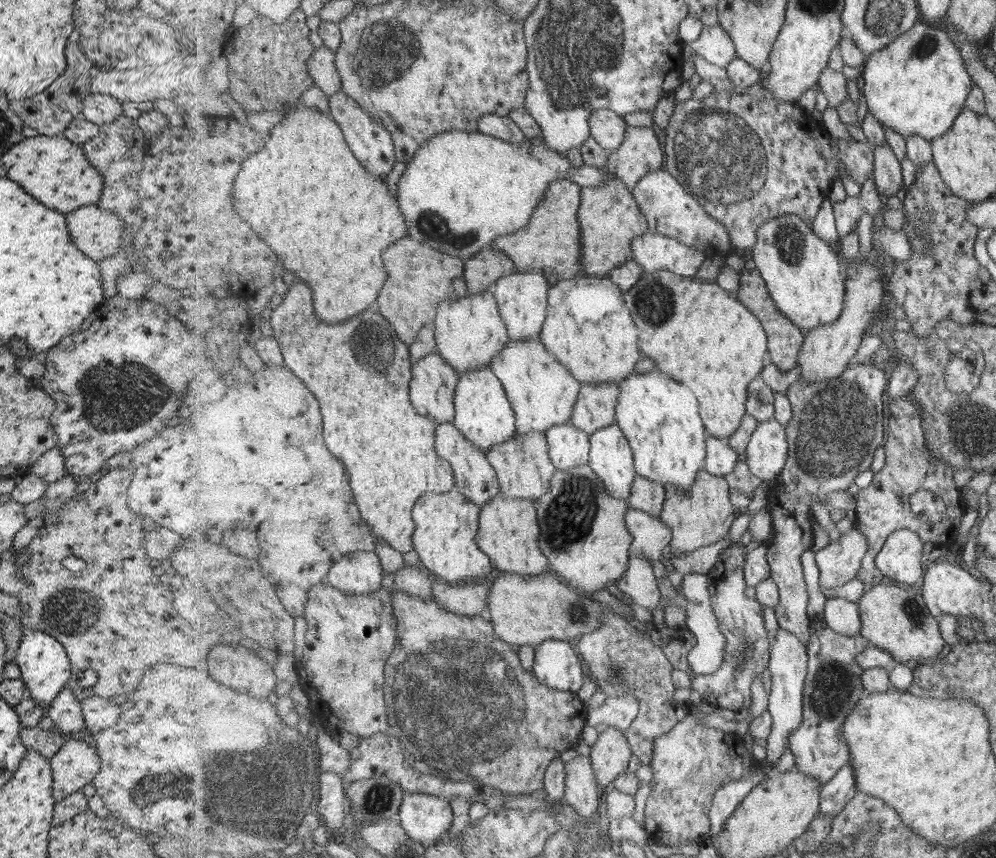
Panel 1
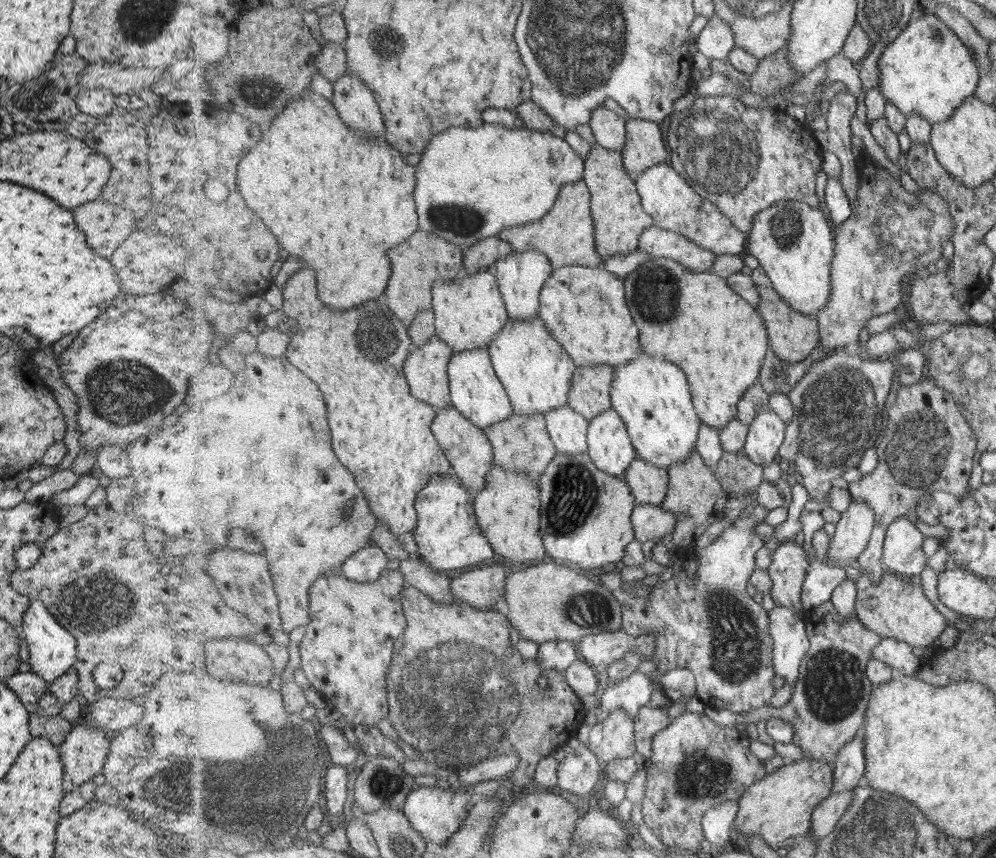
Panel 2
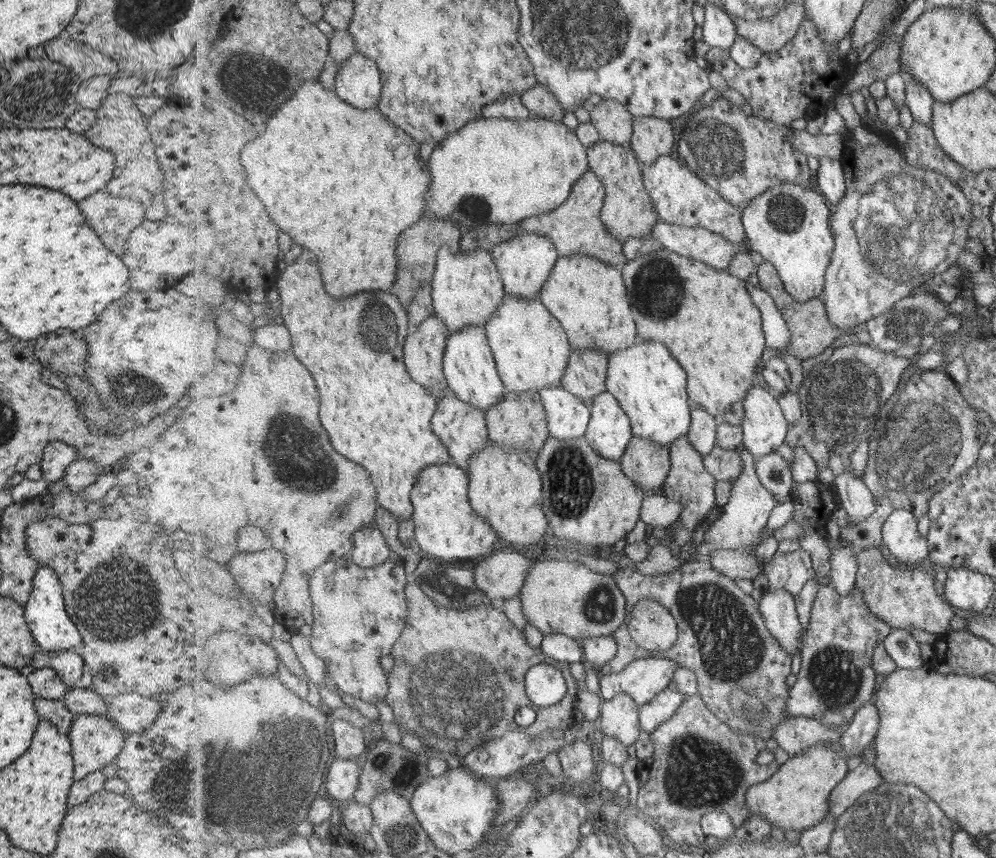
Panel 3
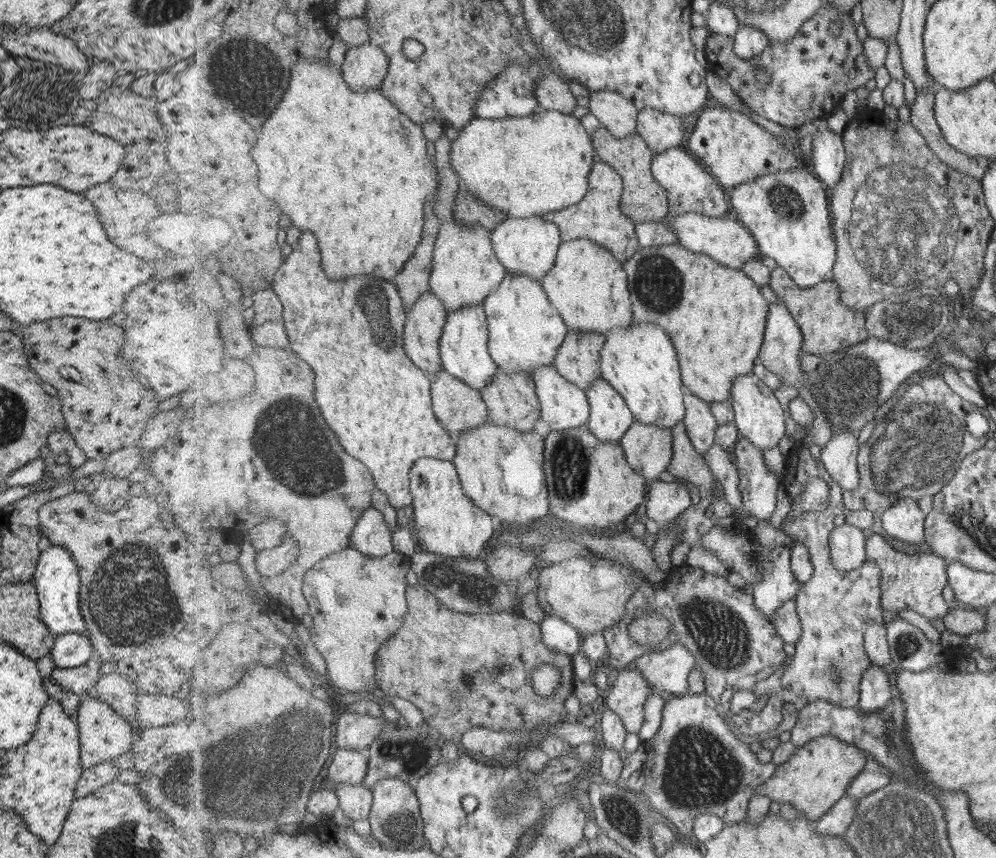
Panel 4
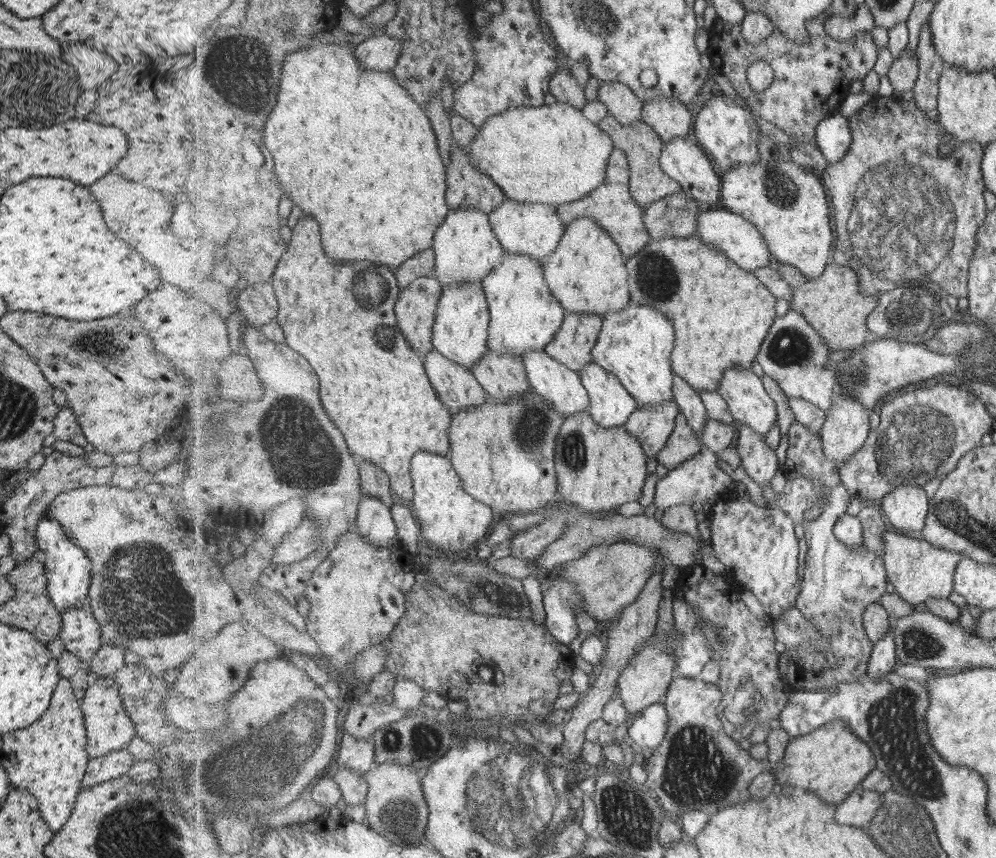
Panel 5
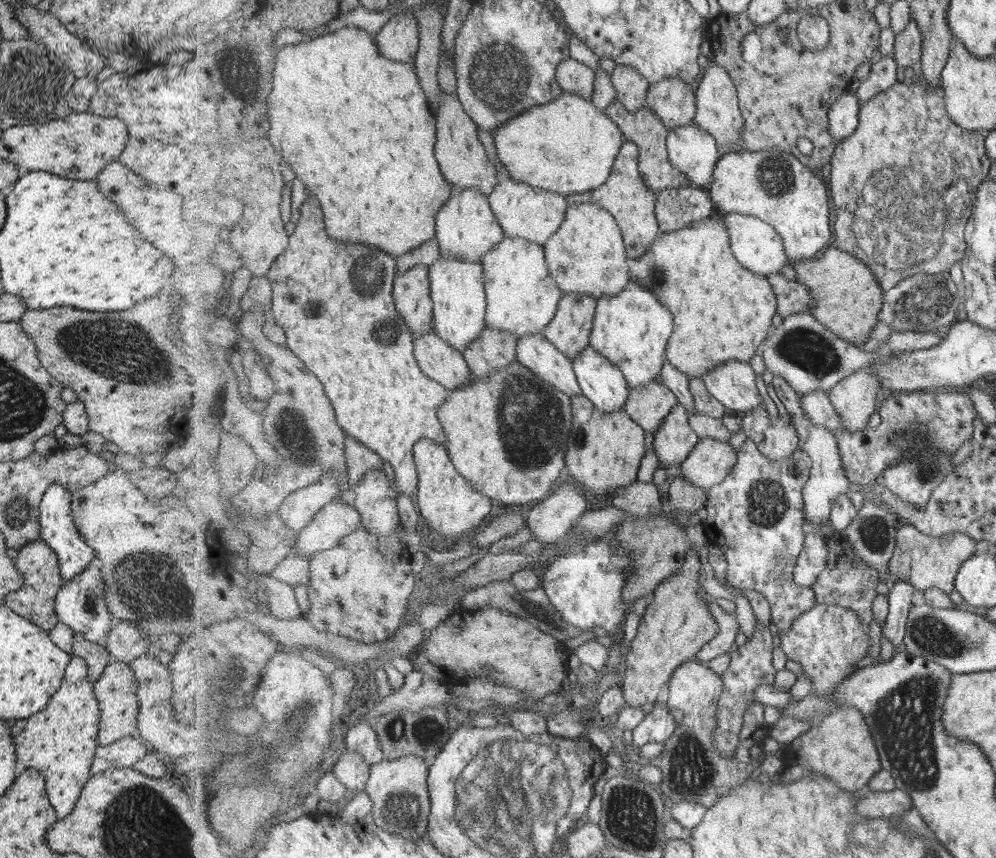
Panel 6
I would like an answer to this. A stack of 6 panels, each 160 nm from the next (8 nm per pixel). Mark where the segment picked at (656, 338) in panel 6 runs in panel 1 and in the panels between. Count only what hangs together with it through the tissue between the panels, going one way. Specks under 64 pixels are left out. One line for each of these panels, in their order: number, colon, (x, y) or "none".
1: (664, 426)
2: (653, 396)
3: (649, 383)
4: (640, 361)
5: (636, 344)

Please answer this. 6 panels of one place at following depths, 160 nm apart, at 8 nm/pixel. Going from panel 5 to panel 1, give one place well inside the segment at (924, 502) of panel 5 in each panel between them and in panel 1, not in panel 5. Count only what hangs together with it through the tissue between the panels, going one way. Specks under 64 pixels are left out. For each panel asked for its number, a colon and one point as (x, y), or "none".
1: (901, 559)
2: (903, 548)
3: (901, 536)
4: (905, 521)

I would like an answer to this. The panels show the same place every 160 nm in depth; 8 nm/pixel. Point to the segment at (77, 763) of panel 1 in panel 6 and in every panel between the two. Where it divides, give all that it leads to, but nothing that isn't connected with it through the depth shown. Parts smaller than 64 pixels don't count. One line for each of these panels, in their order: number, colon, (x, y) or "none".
2: (83, 751)
3: (95, 741)
4: (103, 735)
5: (108, 727)
6: (114, 689)

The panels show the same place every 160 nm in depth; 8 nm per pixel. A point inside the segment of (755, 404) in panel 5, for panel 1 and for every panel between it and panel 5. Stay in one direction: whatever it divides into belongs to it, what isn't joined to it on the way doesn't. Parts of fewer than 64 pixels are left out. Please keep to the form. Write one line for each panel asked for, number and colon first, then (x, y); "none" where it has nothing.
1: (767, 454)
2: (767, 435)
3: (765, 428)
4: (759, 416)

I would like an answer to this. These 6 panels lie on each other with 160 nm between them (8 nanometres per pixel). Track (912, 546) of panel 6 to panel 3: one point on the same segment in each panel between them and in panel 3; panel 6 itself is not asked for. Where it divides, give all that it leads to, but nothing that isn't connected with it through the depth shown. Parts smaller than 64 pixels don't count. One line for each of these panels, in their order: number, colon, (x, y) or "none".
3: (905, 597)
4: (916, 581)
5: (918, 571)

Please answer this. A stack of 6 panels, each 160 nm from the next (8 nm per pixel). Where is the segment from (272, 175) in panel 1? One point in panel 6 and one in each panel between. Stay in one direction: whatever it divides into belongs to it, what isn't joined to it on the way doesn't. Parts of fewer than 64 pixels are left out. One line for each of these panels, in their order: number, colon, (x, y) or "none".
2: (341, 201)
3: (345, 182)
4: (360, 181)
5: (352, 146)
6: (357, 127)

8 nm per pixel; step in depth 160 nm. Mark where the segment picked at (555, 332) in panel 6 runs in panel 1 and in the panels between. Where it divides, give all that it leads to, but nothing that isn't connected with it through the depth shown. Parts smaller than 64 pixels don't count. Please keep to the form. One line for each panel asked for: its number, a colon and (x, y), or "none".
1: (595, 409)
2: (591, 394)
3: (586, 376)
4: (578, 359)
5: (573, 345)

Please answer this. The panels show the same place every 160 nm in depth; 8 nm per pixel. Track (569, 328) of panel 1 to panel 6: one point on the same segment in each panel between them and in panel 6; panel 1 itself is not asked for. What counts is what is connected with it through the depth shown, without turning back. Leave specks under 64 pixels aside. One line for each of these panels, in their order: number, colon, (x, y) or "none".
2: (585, 308)
3: (589, 296)
4: (588, 285)
5: (588, 273)
6: (588, 257)

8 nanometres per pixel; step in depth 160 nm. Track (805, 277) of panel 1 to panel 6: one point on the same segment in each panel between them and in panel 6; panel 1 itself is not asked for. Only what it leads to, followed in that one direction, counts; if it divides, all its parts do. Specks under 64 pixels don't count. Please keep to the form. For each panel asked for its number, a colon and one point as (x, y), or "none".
2: (793, 242)
3: (788, 226)
4: (788, 213)
5: (788, 204)
6: (772, 185)

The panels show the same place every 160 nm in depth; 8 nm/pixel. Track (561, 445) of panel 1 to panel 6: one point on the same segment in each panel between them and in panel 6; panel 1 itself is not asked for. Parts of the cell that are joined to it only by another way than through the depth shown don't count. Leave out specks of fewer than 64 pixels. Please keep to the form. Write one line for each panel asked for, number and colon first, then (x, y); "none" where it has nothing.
2: (569, 428)
3: (569, 417)
4: (565, 406)
5: (562, 387)
6: (537, 352)

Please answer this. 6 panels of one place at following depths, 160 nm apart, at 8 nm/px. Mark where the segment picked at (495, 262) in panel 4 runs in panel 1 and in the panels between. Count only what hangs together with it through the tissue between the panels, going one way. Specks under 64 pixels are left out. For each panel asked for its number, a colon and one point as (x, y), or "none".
1: (470, 332)
2: (470, 312)
3: (467, 288)

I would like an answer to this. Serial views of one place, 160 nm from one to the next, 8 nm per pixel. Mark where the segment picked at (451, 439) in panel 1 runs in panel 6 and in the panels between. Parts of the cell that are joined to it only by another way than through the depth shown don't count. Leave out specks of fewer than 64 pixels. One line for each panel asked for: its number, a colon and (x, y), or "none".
2: (470, 450)
3: (462, 427)
4: (459, 406)
5: (459, 388)
6: (443, 363)

